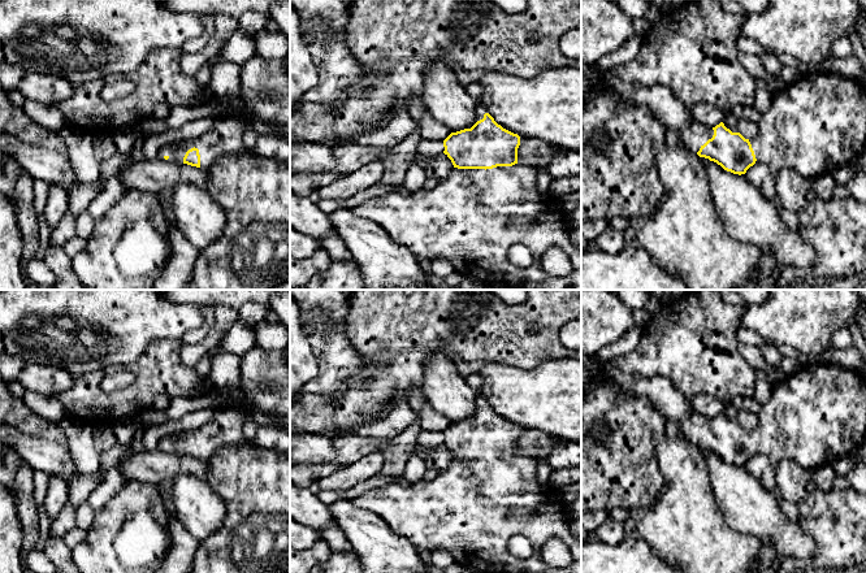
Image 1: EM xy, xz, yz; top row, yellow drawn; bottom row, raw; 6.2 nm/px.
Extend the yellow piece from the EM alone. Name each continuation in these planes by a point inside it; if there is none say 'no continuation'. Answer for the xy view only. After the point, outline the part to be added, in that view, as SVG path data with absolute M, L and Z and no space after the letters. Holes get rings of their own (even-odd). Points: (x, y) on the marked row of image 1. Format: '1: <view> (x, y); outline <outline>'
1: xy (225, 135); outline M237 113L217 117L212 127L200 136L164 144L157 152L157 159L183 164L186 152L195 147L200 155L200 169L207 170L221 157L244 151L242 135L246 125L243 117Z

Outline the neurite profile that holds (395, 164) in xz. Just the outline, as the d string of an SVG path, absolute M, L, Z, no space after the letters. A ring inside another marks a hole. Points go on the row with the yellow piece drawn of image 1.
M413 95L408 103L408 114L415 122L413 131L400 143L390 147L389 155L382 160L384 174L380 182L367 190L361 190L345 200L320 199L316 205L329 214L338 208L354 208L371 197L377 197L397 191L398 186L404 186L404 177L413 157L417 155L417 146L421 140L419 121L426 113L423 96Z

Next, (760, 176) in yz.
M754 164L746 170L745 177L767 200L774 201L776 199L775 175L766 165Z

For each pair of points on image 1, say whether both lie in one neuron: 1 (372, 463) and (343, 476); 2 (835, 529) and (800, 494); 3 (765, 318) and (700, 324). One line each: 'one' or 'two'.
1: one
2: one
3: two

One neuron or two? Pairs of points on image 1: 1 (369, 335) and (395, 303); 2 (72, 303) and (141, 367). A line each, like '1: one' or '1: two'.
1: one
2: two

